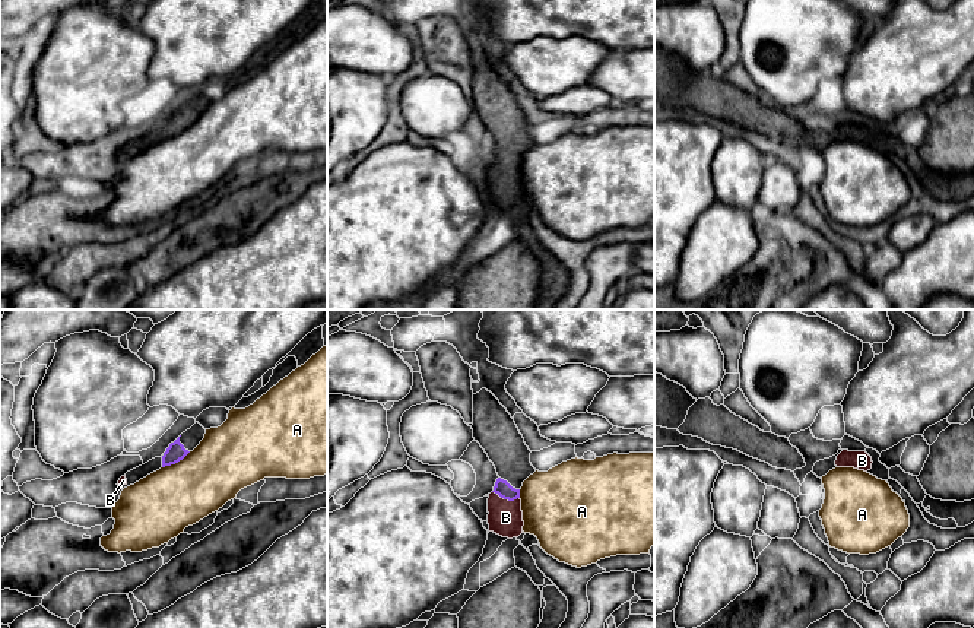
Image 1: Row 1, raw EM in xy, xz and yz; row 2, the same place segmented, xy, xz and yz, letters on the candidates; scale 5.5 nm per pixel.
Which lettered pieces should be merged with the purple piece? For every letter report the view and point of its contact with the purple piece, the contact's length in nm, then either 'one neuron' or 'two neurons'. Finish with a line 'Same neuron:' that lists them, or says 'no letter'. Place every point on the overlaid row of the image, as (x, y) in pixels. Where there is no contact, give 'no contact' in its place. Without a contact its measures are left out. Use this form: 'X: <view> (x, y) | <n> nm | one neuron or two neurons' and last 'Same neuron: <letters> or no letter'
A: xy (175, 462) | 180 nm | two neurons
B: xz (505, 498) | 160 nm | one neuron
Same neuron: B

